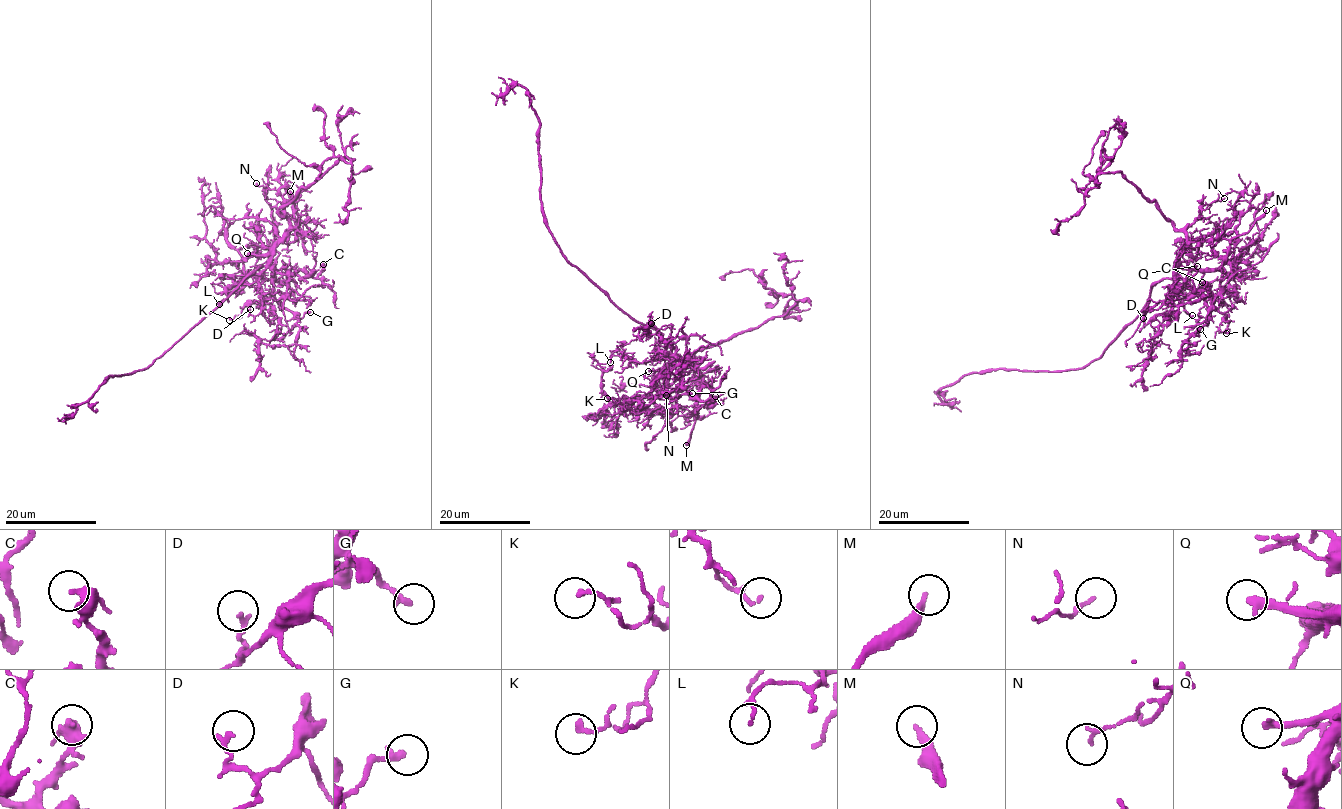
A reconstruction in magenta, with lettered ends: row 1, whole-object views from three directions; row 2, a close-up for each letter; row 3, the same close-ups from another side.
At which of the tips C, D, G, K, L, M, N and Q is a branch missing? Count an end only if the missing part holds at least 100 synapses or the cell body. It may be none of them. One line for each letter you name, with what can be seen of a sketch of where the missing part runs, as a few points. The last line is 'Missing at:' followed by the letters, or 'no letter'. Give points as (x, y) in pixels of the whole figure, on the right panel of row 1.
Q: Course of what is missing: (1197, 266), (1207, 261), (1213, 263), (1215, 247), (1220, 240)
Missing at: M, Q

